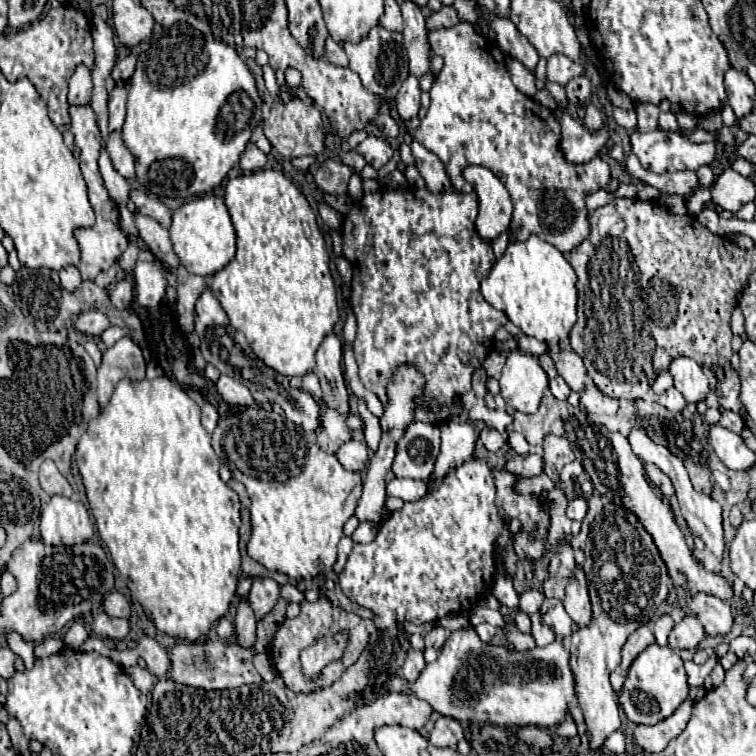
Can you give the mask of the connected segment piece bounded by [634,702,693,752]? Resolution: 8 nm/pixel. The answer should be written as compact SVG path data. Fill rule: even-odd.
M684 702L670 718L652 726L638 725L634 730L634 738L644 752L660 752L668 746L672 738L676 738L688 724L692 714L692 704Z

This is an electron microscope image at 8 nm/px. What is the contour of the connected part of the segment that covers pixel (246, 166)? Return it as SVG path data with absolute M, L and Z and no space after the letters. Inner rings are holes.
M248 142L246 152L244 152L242 158L240 158L240 168L242 168L244 172L254 172L254 170L264 168L264 164L266 164L266 154L260 152L252 142Z

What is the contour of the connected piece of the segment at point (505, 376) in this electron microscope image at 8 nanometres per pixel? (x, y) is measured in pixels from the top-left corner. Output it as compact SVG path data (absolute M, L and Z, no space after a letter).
M514 350L508 354L506 364L502 368L502 376L500 376L500 394L504 396L506 404L512 406L514 410L532 414L538 410L542 394L548 388L548 376L540 366L540 358L536 354L530 352L522 352L522 350Z

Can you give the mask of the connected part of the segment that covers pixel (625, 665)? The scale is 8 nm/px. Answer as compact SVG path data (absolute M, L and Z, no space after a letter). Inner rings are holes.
M640 626L630 638L628 638L628 642L624 644L624 648L622 648L622 664L620 664L620 670L622 670L622 674L628 674L628 668L632 666L632 662L634 662L634 658L640 654L640 652L644 652L650 644L654 644L656 640L654 640L654 634L652 634L652 630L650 630L650 626Z

